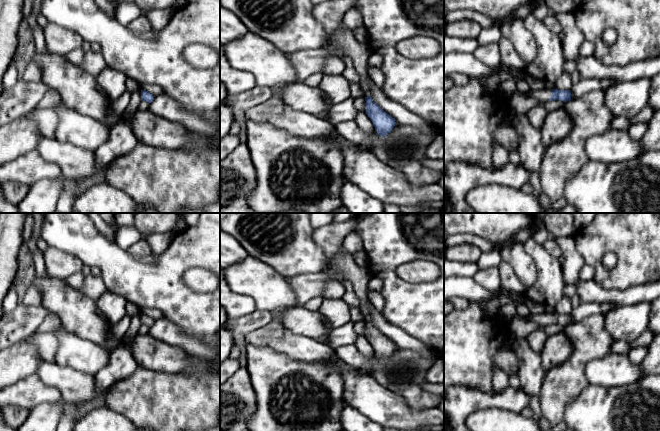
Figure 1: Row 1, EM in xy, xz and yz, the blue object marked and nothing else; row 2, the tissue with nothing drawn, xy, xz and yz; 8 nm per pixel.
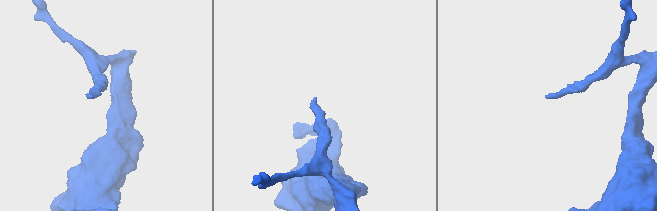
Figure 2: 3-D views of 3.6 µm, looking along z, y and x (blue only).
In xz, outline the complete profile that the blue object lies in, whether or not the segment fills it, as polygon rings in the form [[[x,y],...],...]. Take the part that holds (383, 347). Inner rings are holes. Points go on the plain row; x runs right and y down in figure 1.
[[[341,245],[338,252],[329,258],[329,266],[335,269],[339,275],[349,281],[353,290],[360,299],[359,308],[363,313],[366,325],[366,338],[372,345],[378,359],[385,361],[395,350],[395,343],[373,326],[371,321],[371,304],[367,297],[367,287],[373,277],[367,268],[356,264],[354,258],[347,254]]]

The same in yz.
[[[530,313],[528,316],[523,316],[523,318],[529,321],[534,321],[536,324],[540,326],[553,325],[553,324],[561,324],[563,326],[567,326],[567,325],[570,325],[572,321],[570,314],[557,314],[557,313],[553,313],[553,314]]]

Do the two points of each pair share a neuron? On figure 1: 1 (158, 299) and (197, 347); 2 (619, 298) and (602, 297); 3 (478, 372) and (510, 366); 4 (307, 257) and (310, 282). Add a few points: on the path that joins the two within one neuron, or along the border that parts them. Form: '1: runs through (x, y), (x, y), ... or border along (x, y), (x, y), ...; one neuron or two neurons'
1: border along (170, 321), (184, 334), (200, 339), (209, 347); two neurons
2: runs through (615, 297), (606, 297); one neuron
3: runs through (486, 364), (502, 363); one neuron
4: border along (321, 270), (299, 273), (286, 278); two neurons

